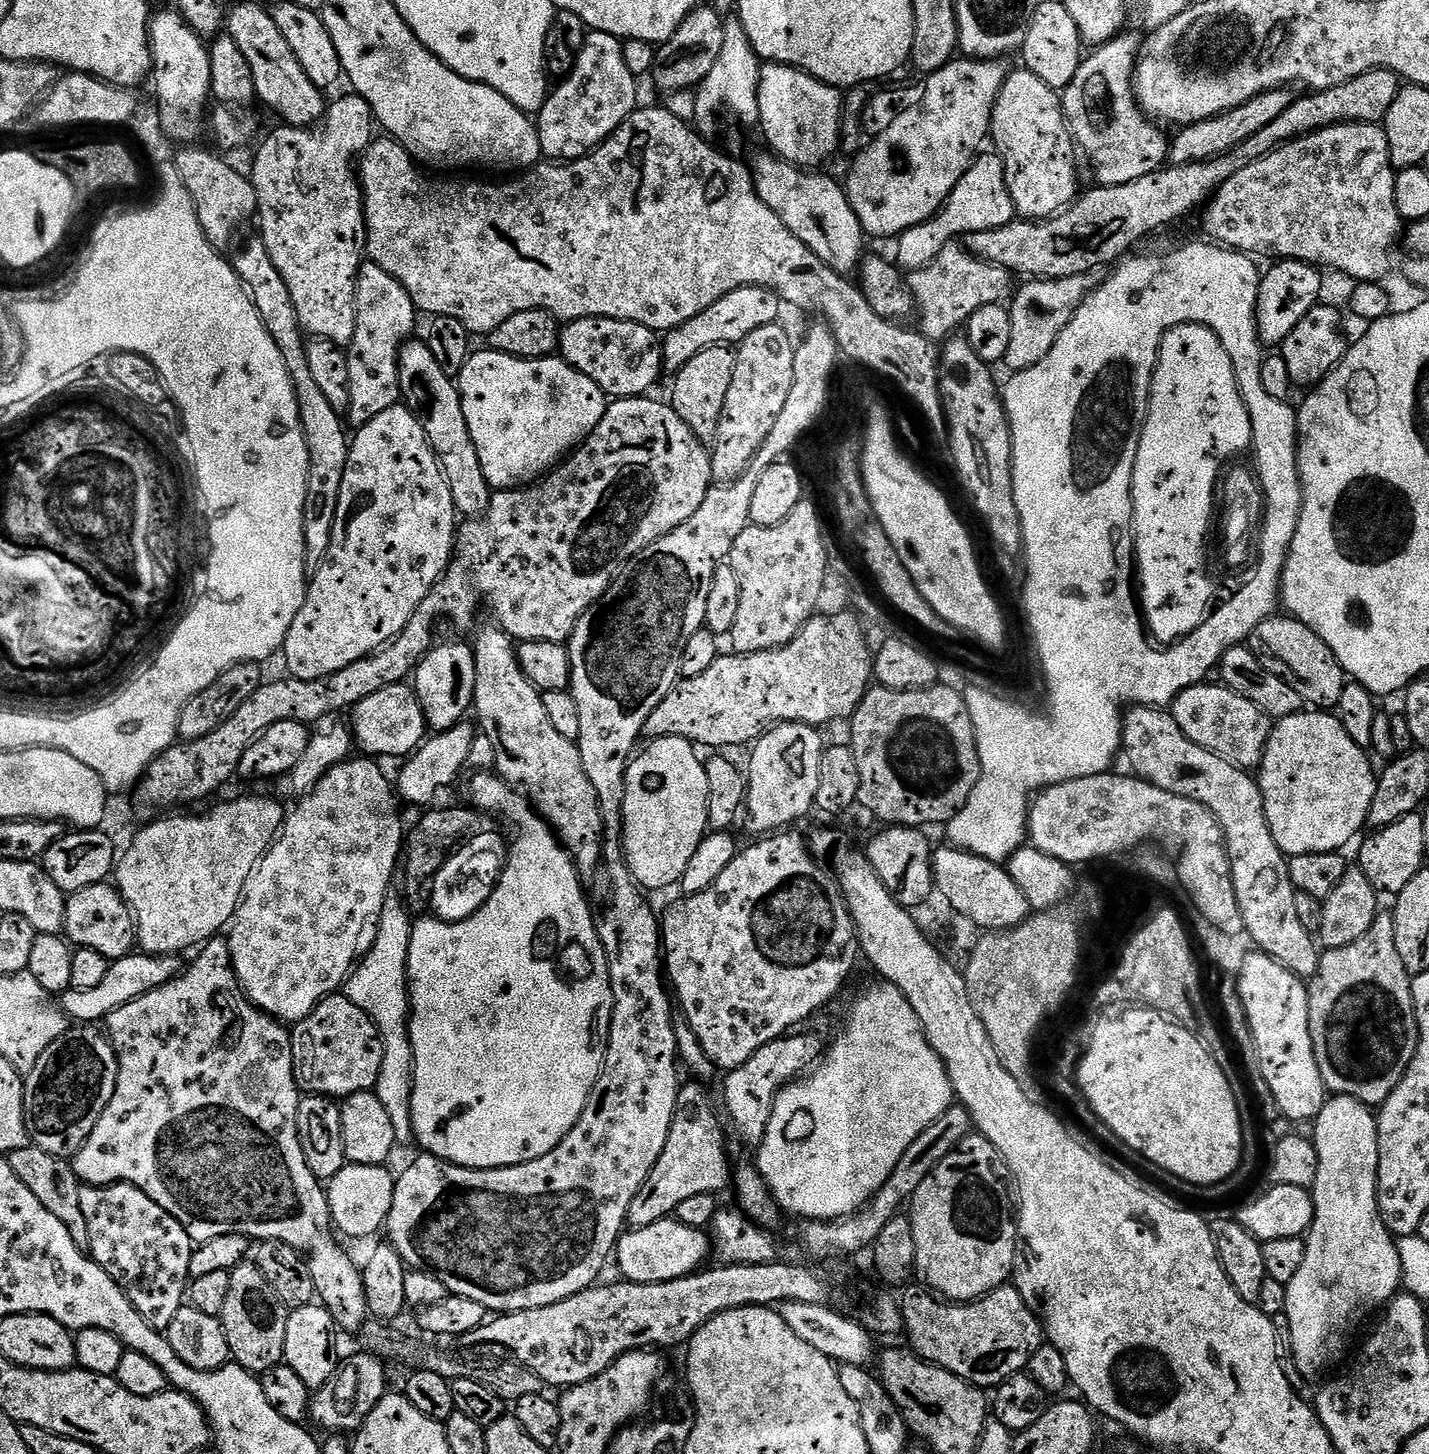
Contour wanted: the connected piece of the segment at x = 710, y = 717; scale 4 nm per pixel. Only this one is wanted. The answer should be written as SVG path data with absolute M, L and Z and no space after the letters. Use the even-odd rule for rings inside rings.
M855 611L836 612L833 616L813 615L798 630L798 634L786 646L755 652L754 654L721 654L714 666L708 667L698 678L681 679L666 694L662 702L646 718L643 735L649 741L677 736L694 746L708 750L728 750L735 744L751 745L760 739L773 724L811 724L821 726L831 720L847 721L856 713L865 692L873 683L873 649L868 649L861 617Z

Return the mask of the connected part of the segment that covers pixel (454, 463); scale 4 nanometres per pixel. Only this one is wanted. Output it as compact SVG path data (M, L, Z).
M409 338L400 347L400 399L422 422L426 438L434 450L450 486L450 498L454 498L457 513L464 518L483 516L492 500L493 489L488 487L486 474L482 474L482 462L478 462L478 450L474 438L470 438L470 426L462 414L459 387L453 377L447 376L438 366L434 354L430 354L423 339Z

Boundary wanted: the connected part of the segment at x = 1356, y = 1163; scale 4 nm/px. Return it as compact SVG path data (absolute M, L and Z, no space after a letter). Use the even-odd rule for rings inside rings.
M1333 1095L1316 1115L1315 1122L1318 1178L1310 1189L1314 1202L1314 1222L1306 1233L1306 1262L1302 1262L1298 1275L1287 1284L1283 1314L1283 1319L1288 1320L1288 1336L1292 1339L1296 1368L1304 1376L1318 1375L1331 1362L1340 1343L1367 1316L1375 1317L1402 1288L1402 1262L1398 1258L1396 1240L1382 1222L1378 1210L1378 1126L1373 1109L1361 1100Z

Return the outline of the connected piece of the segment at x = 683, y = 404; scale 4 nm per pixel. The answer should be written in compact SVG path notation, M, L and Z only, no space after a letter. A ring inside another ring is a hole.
M721 346L694 354L694 358L690 358L690 362L686 362L686 366L675 373L673 380L676 381L672 384L670 397L672 409L700 440L711 442L716 436L718 422L722 418L722 406L726 404L726 390L730 390L730 382L734 378L735 365L735 351L731 347Z

